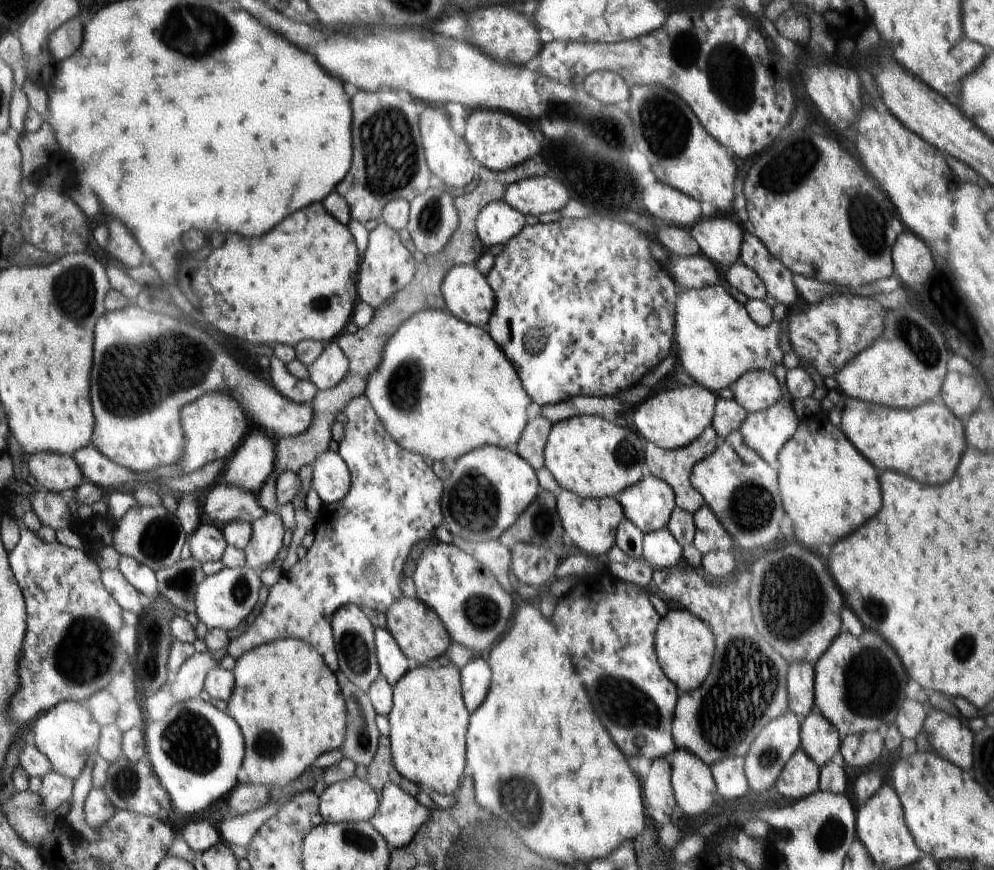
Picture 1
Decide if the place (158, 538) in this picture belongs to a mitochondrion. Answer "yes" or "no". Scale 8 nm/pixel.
yes

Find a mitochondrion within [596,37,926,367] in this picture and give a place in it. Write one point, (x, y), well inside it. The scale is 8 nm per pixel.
(666, 129)

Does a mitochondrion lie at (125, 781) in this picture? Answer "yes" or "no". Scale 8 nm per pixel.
yes

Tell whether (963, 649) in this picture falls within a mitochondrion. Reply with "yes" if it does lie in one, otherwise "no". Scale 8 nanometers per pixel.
yes

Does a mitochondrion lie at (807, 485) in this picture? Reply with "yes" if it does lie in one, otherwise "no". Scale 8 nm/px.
no

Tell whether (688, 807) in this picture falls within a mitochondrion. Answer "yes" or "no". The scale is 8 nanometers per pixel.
no

